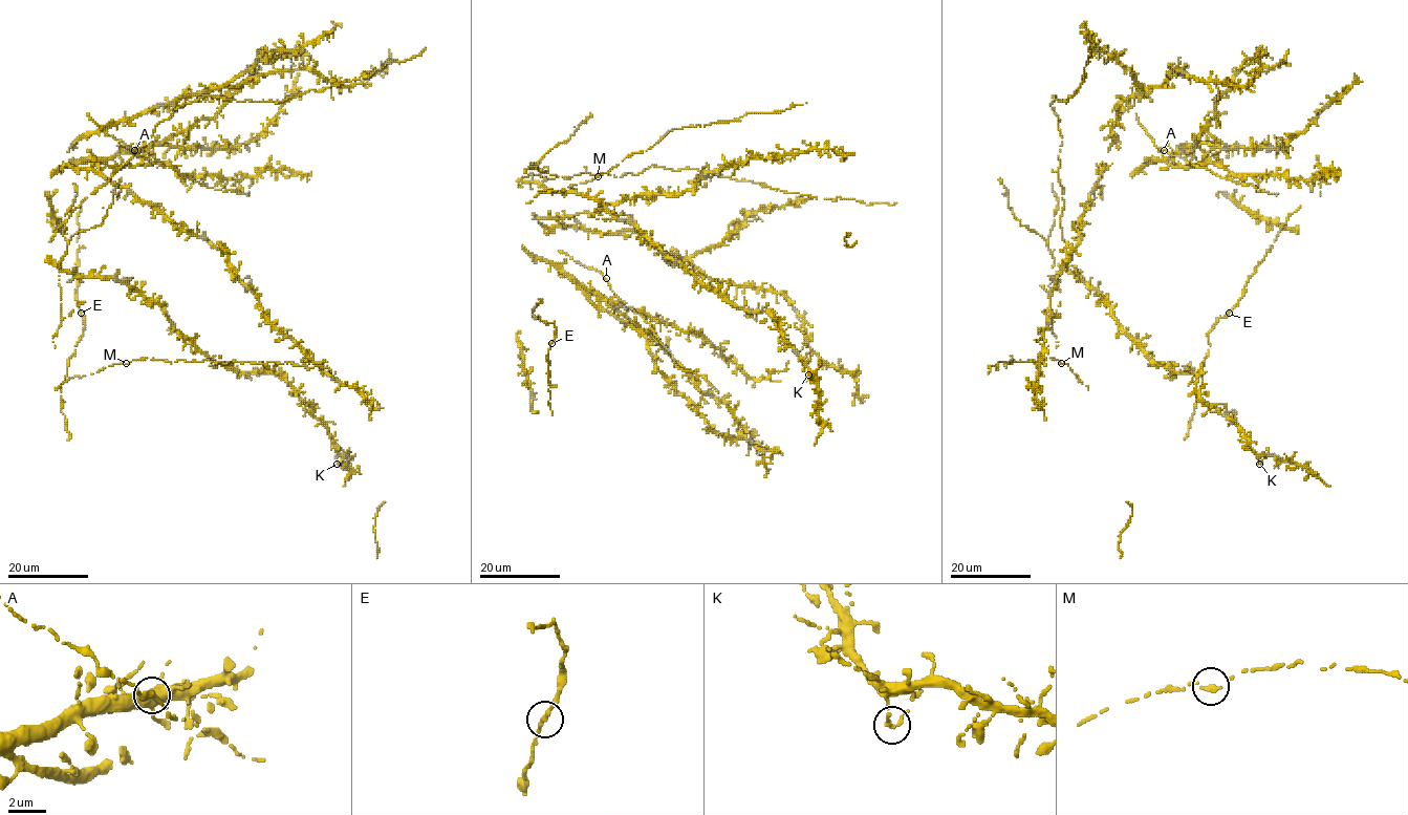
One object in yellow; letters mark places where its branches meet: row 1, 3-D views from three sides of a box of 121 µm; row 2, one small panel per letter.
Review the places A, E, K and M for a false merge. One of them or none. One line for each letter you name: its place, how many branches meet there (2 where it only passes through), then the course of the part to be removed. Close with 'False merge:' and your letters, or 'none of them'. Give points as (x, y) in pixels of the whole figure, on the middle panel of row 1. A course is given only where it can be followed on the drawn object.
False merge: none of them

